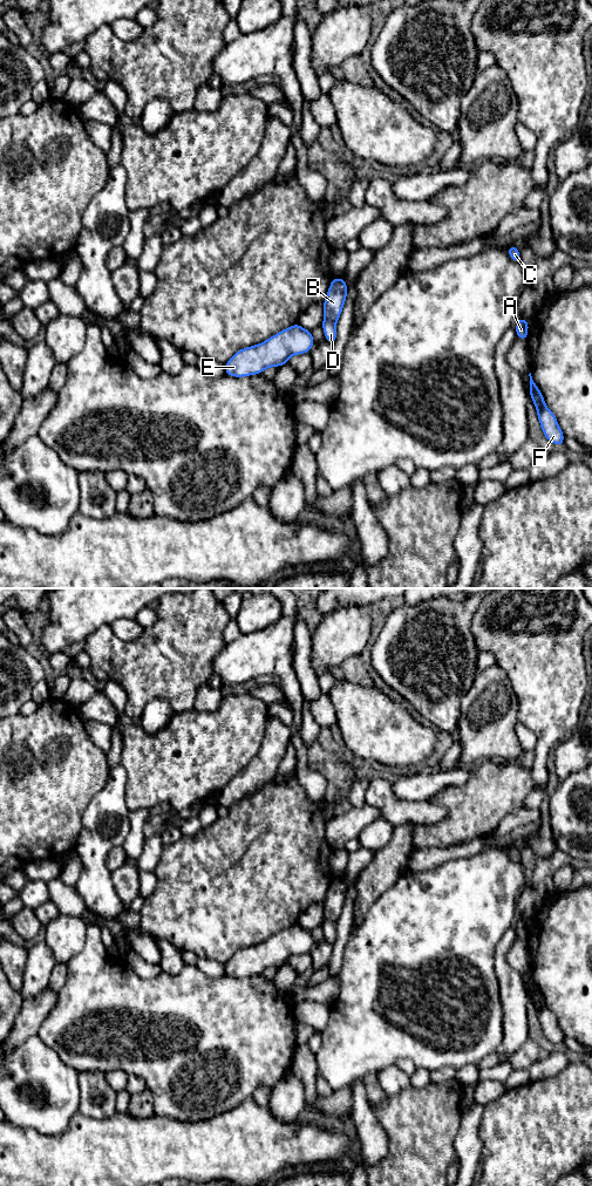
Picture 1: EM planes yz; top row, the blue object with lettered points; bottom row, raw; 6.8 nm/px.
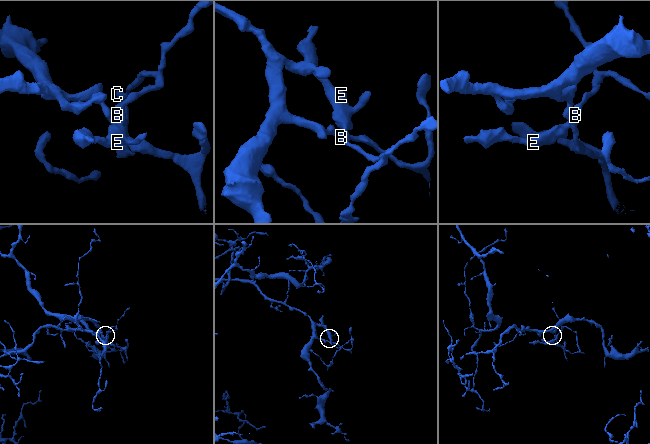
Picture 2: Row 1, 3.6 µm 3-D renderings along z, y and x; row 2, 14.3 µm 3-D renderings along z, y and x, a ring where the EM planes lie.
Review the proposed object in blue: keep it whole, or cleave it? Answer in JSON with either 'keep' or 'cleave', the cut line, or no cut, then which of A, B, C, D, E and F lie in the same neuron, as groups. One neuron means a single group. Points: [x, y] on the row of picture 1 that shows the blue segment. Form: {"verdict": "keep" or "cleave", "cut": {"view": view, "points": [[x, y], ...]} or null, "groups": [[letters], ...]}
{"verdict": "cleave", "cut": {"view": "yz", "points": [[324, 320], [331, 320], [335, 325]]}, "groups": [["A", "B", "C", "E", "F"], ["D"]]}

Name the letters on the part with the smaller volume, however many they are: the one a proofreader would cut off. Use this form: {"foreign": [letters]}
{"foreign": ["A", "B", "C", "E", "F"]}

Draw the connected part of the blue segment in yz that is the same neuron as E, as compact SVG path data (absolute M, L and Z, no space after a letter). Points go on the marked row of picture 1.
M295 323L259 345L239 349L224 364L225 374L233 377L261 374L270 367L286 364L293 355L309 353L313 345L312 330Z

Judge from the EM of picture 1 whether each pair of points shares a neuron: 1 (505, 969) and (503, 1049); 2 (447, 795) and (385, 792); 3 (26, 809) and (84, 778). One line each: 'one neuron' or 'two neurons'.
1: one neuron
2: two neurons
3: one neuron

